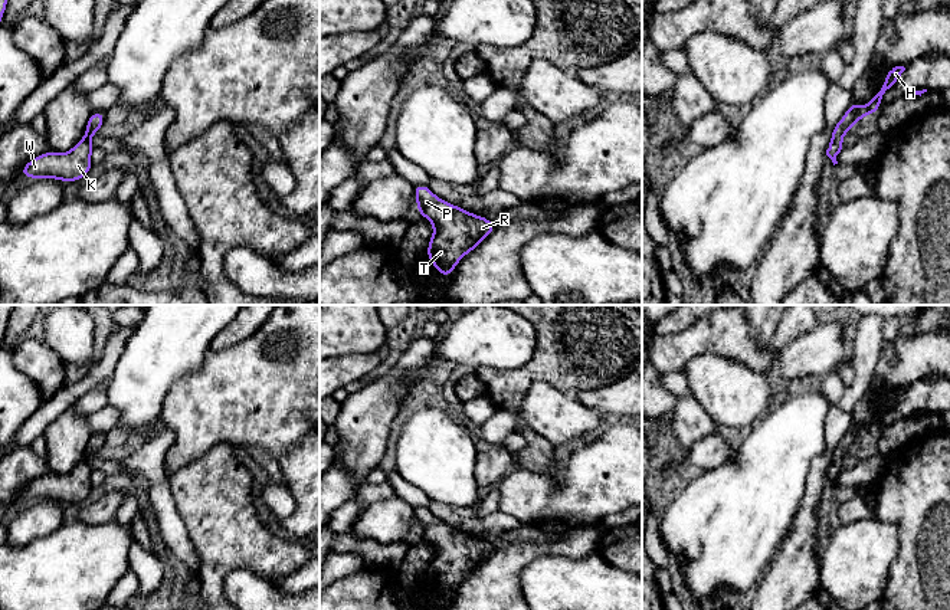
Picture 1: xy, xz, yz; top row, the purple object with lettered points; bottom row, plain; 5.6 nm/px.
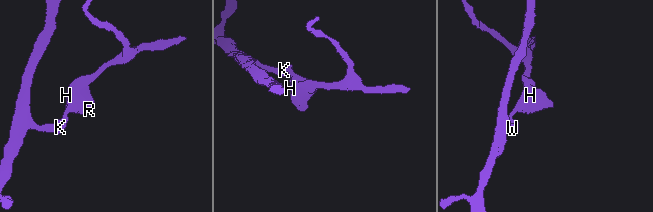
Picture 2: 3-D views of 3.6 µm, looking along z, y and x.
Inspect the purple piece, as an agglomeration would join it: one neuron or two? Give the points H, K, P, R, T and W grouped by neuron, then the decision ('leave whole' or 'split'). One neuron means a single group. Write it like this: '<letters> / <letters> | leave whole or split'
H K P R T W | leave whole

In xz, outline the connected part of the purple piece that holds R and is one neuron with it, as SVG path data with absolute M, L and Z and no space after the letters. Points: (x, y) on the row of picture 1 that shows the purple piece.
M413 186L417 214L433 224L426 258L436 272L449 278L459 260L494 230L495 224L435 196L428 186Z

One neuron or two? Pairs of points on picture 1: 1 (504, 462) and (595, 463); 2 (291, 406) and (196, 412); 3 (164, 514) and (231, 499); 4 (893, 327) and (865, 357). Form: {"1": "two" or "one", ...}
{"1": "two", "2": "one", "3": "two", "4": "two"}

